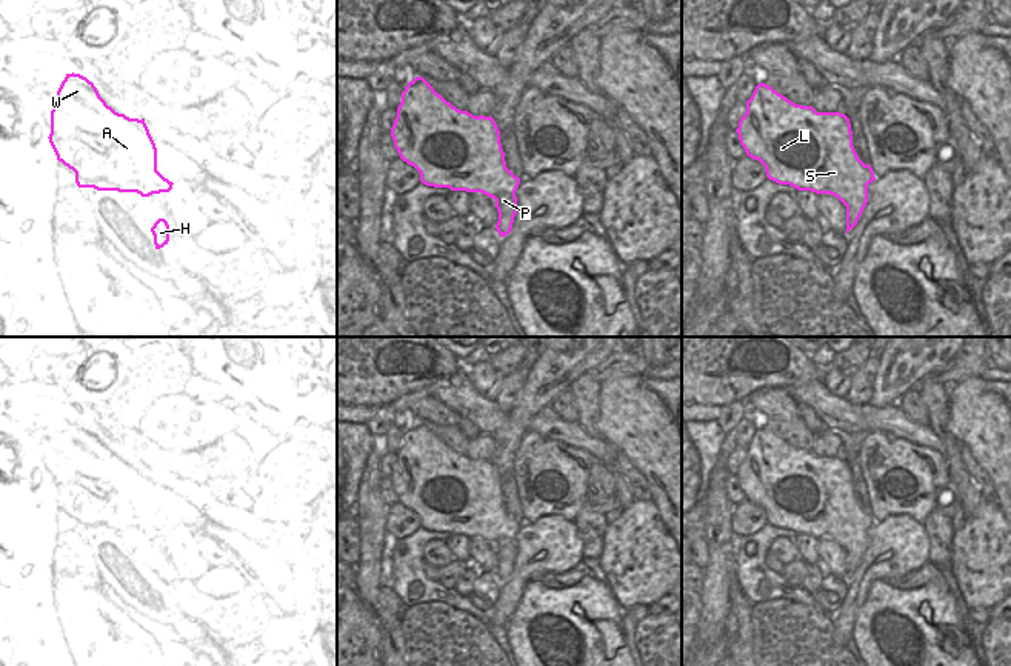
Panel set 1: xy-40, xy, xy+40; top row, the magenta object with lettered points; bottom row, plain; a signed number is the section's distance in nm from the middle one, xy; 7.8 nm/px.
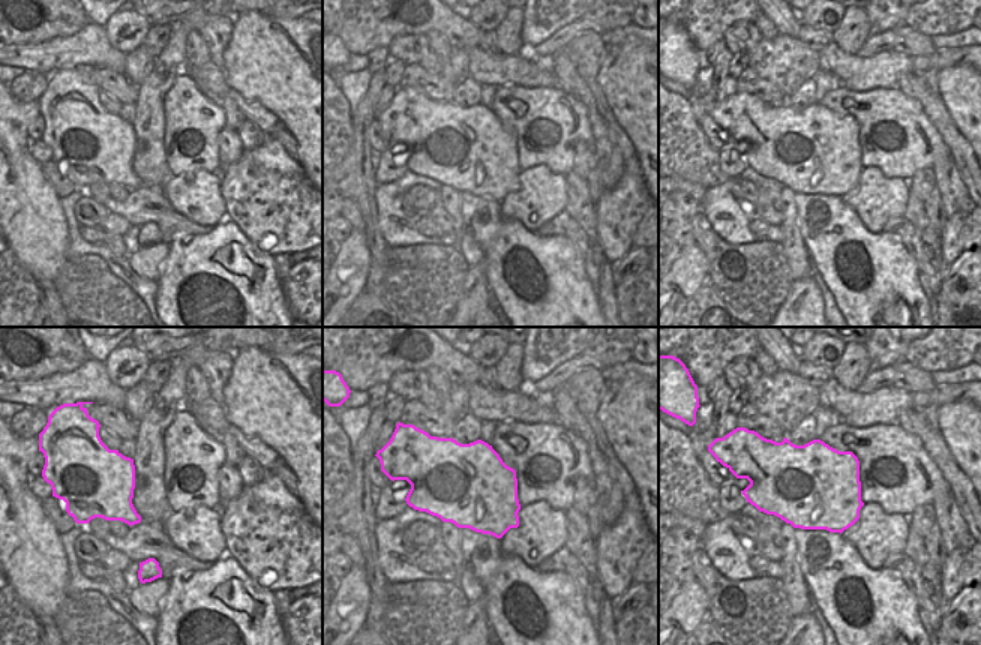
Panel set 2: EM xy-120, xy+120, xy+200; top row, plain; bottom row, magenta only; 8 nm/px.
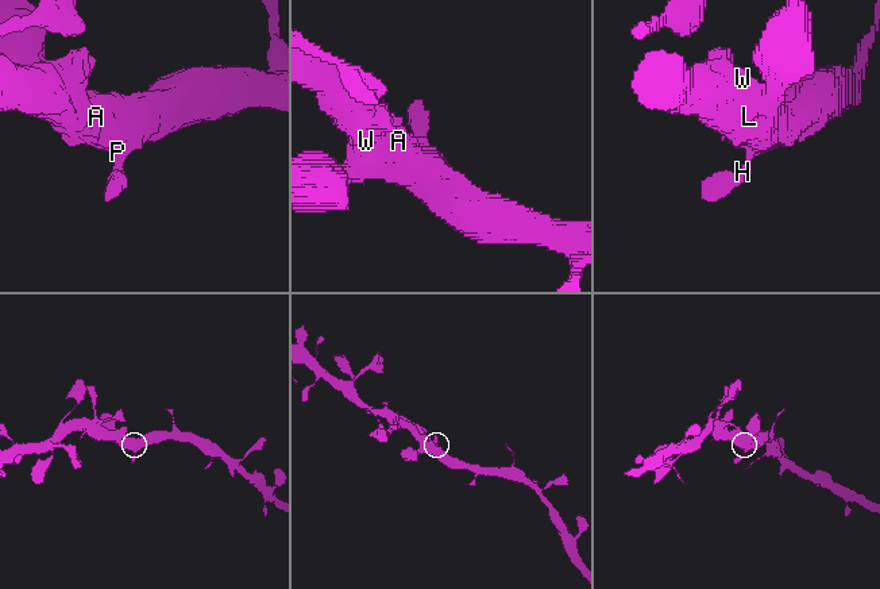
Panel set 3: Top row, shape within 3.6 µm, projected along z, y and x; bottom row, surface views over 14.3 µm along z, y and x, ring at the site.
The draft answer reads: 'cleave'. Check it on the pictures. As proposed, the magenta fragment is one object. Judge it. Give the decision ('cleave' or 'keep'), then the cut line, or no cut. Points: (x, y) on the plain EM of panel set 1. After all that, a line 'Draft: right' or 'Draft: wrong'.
keep | no cut
Draft: wrong

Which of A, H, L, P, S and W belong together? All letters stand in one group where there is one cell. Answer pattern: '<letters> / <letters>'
A H L P S W

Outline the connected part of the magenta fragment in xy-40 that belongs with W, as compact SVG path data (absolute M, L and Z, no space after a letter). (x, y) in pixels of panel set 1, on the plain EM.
M66 418L62 426L48 483L57 504L75 517L78 532L142 541L172 534L157 515L157 492L145 463L115 457L80 418Z

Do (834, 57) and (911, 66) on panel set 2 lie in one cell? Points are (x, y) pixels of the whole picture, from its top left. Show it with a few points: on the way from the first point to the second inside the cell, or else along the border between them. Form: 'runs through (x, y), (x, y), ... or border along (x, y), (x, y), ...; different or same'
runs through (854, 66), (891, 66); same

